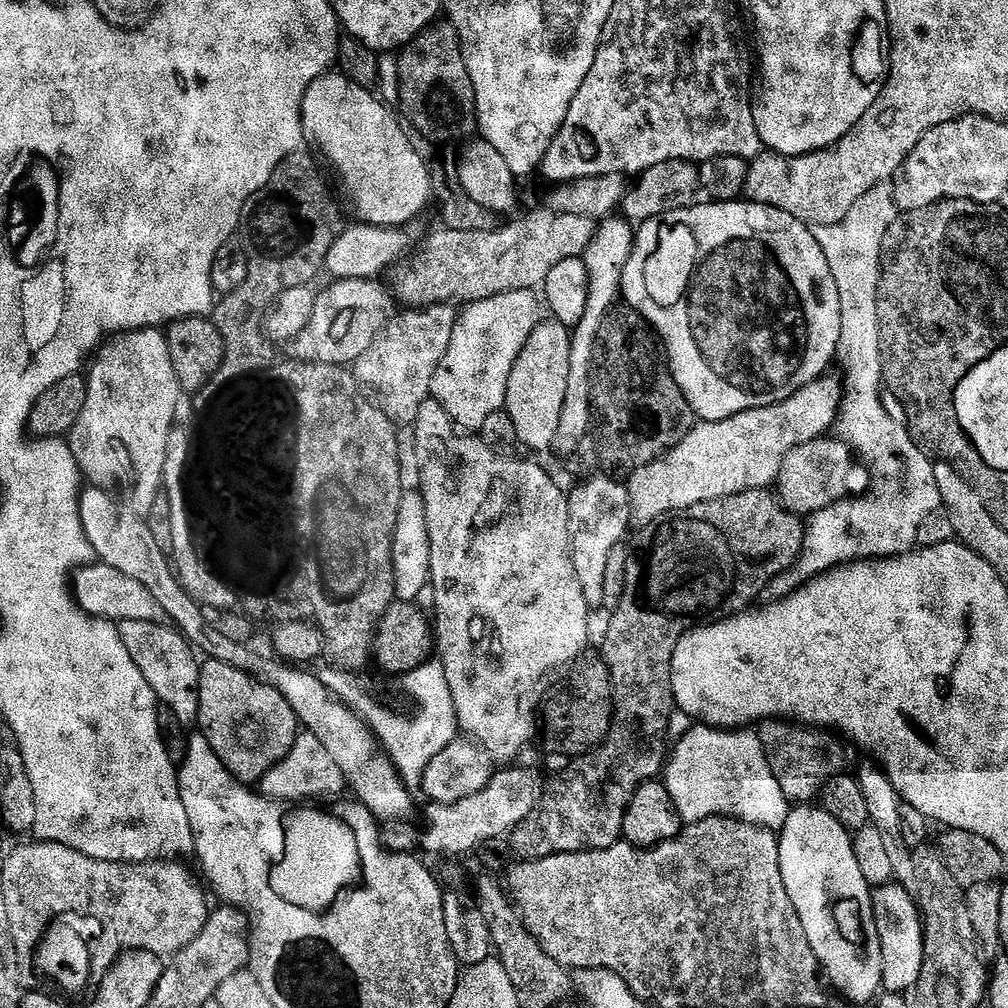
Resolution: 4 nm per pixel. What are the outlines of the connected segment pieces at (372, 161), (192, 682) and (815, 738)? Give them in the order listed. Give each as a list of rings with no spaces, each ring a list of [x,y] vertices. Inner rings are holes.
[[[325,74],[318,77],[318,79],[308,87],[306,94],[302,98],[302,106],[300,107],[300,131],[303,139],[307,141],[307,143],[309,140],[309,142],[312,143],[313,146],[316,147],[334,167],[336,167],[336,172],[340,175],[340,180],[344,183],[345,190],[348,191],[348,200],[352,203],[353,210],[356,211],[355,219],[359,221],[359,223],[375,224],[377,226],[403,225],[405,223],[403,220],[410,219],[411,216],[423,206],[424,199],[426,199],[427,196],[429,199],[429,197],[433,195],[434,179],[432,180],[431,174],[428,173],[428,168],[424,165],[423,158],[416,153],[415,146],[408,141],[407,134],[400,129],[401,121],[399,119],[396,121],[395,118],[388,113],[387,106],[384,105],[382,101],[375,100],[375,98],[371,96],[373,93],[369,91],[369,89],[356,85],[341,74],[335,74],[335,76],[332,75],[333,74]]]
[[[126,620],[117,625],[117,632],[130,658],[134,660],[134,664],[146,679],[147,685],[154,690],[157,701],[161,705],[166,704],[182,725],[193,727],[197,723],[200,699],[197,692],[197,673],[180,665],[184,648],[186,649],[188,644],[187,640],[179,631],[167,625],[148,621]]]
[[[768,718],[759,725],[758,735],[770,770],[789,802],[811,801],[808,799],[812,795],[813,799],[827,780],[841,775],[843,768],[840,767],[844,764],[844,752],[839,744],[841,741],[827,731],[801,726],[796,722],[785,722],[780,718]]]

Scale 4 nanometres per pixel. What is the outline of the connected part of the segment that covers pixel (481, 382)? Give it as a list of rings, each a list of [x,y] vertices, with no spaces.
[[[518,290],[517,292],[507,292],[506,294],[498,294],[494,298],[486,298],[485,300],[473,300],[467,305],[465,312],[461,311],[456,318],[454,326],[454,334],[450,338],[450,346],[446,350],[446,354],[442,358],[442,362],[438,366],[438,370],[432,379],[431,395],[444,407],[448,417],[453,422],[453,425],[460,430],[479,430],[482,422],[486,422],[486,418],[490,418],[490,414],[501,411],[506,402],[506,390],[508,389],[508,379],[510,378],[510,370],[514,366],[514,362],[518,358],[518,354],[522,350],[522,346],[526,346],[526,342],[530,338],[530,334],[535,330],[537,324],[541,323],[542,315],[540,316],[540,308],[542,312],[542,304],[538,299],[537,293],[532,290]]]

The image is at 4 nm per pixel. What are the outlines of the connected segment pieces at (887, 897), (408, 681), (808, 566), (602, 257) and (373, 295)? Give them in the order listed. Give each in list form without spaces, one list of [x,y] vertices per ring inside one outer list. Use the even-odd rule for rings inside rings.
[[[897,884],[877,887],[872,897],[876,936],[879,938],[880,978],[887,992],[907,993],[915,989],[924,961],[923,923],[909,891]]]
[[[428,658],[402,676],[404,692],[416,703],[416,713],[407,716],[404,712],[395,712],[384,704],[379,704],[358,681],[355,675],[347,671],[328,666],[324,673],[319,673],[319,680],[340,703],[351,708],[359,719],[363,720],[368,731],[372,733],[383,755],[392,762],[392,767],[399,773],[405,785],[419,785],[426,774],[426,766],[446,750],[458,736],[456,711],[450,698],[450,686],[446,682],[446,670],[439,659]]]
[[[881,186],[862,194],[862,198],[858,198],[858,202],[850,206],[842,222],[834,226],[815,229],[818,246],[822,246],[822,254],[826,254],[830,274],[834,274],[840,303],[840,341],[836,347],[836,360],[844,367],[844,376],[842,375],[843,396],[840,412],[836,416],[834,432],[840,443],[851,449],[858,457],[859,463],[866,469],[870,477],[870,487],[855,498],[839,500],[837,504],[826,506],[826,510],[818,510],[807,517],[800,551],[796,553],[792,567],[780,576],[774,577],[772,583],[768,585],[767,595],[772,598],[788,596],[814,577],[821,576],[823,572],[829,572],[831,568],[839,568],[842,564],[851,564],[854,560],[878,560],[890,556],[903,556],[904,553],[913,551],[917,547],[919,524],[928,515],[941,511],[942,508],[938,488],[933,481],[929,457],[913,442],[907,427],[899,419],[896,421],[884,409],[884,404],[880,401],[884,375],[880,365],[880,335],[878,334],[880,255],[882,242],[886,238],[886,230],[890,230],[897,215],[898,209],[893,191],[889,187]]]
[[[613,214],[601,219],[595,225],[591,240],[586,246],[582,257],[588,275],[588,297],[586,298],[586,308],[582,318],[573,327],[570,334],[570,366],[567,374],[565,401],[562,404],[558,431],[554,436],[551,447],[553,453],[560,454],[559,457],[562,458],[568,457],[574,452],[578,442],[589,435],[590,405],[584,401],[584,372],[586,369],[593,367],[594,355],[598,348],[598,336],[595,331],[588,332],[588,324],[592,324],[593,329],[600,329],[606,314],[617,307],[618,297],[621,295],[620,282],[626,262],[632,253],[633,239],[633,225],[619,215]]]
[[[373,278],[329,283],[329,288],[316,297],[314,315],[310,317],[306,330],[290,341],[291,359],[302,364],[355,365],[357,358],[370,350],[374,338],[388,325],[393,315],[393,297],[384,293],[380,282]]]

